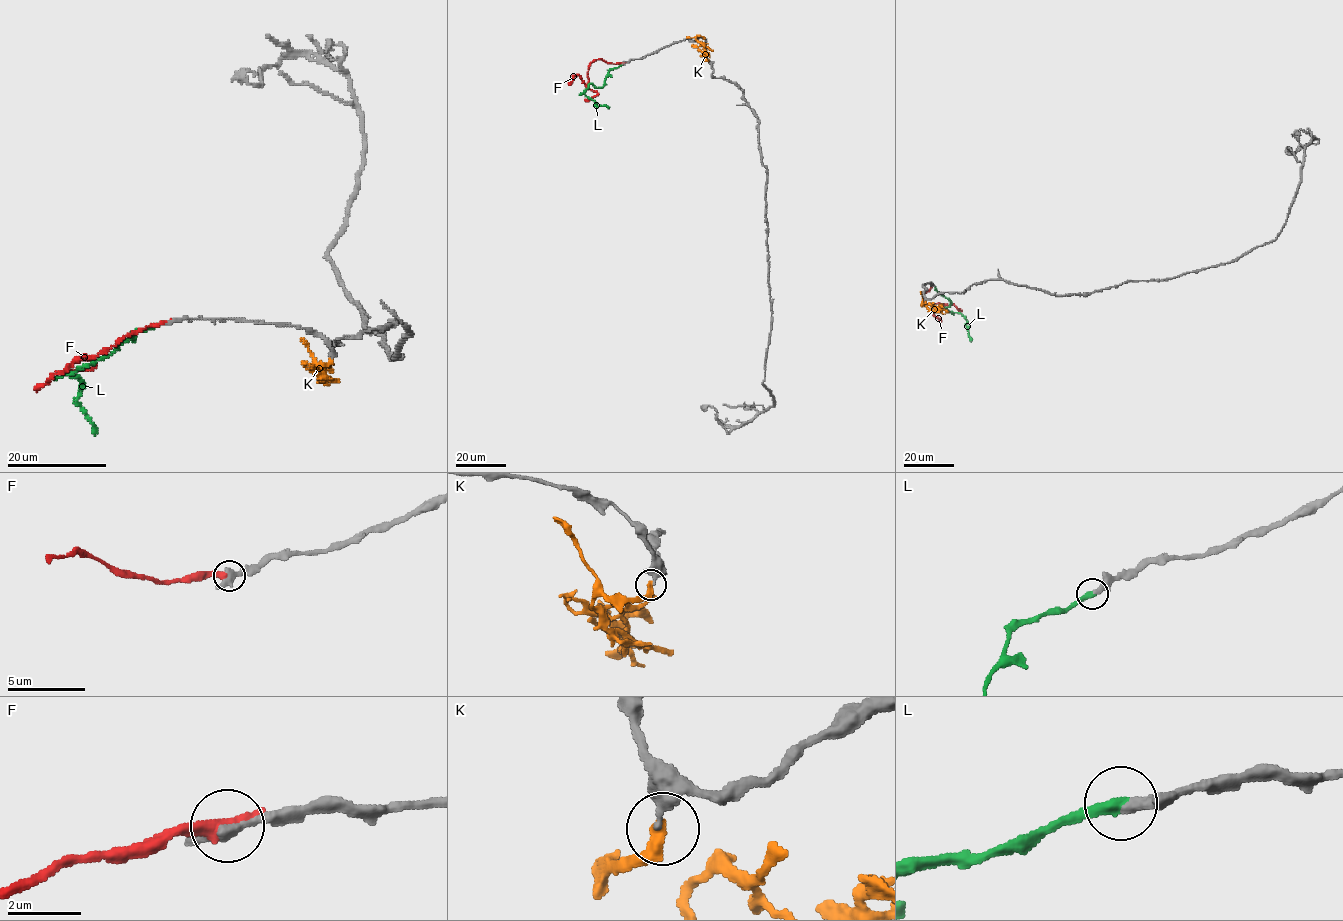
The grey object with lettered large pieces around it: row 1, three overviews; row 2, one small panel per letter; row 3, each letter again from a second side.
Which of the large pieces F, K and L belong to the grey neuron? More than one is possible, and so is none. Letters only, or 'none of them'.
L

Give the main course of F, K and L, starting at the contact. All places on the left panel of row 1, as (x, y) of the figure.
F: (170, 321), (146, 325), (125, 335), (94, 356), (86, 355), (74, 361), (35, 390)
K: (331, 359), (325, 364), (312, 365), (322, 367), (313, 369), (321, 373), (317, 382)
L: (164, 322), (138, 330), (106, 357), (66, 374), (75, 376), (82, 383), (77, 402), (92, 425), (94, 435)

